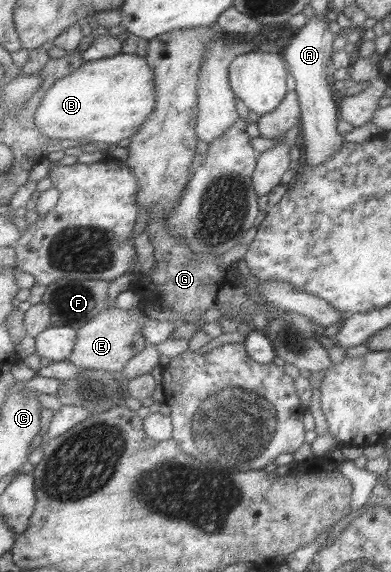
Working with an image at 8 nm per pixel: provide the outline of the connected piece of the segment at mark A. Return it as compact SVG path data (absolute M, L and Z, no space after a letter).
M326 16L311 18L304 28L296 31L292 43L284 50L291 72L297 79L297 92L303 107L302 124L300 131L303 133L303 159L304 167L315 167L329 161L345 148L345 135L339 130L339 102L333 91L338 86L329 75L331 60L334 60L335 43L338 34L331 32Z

